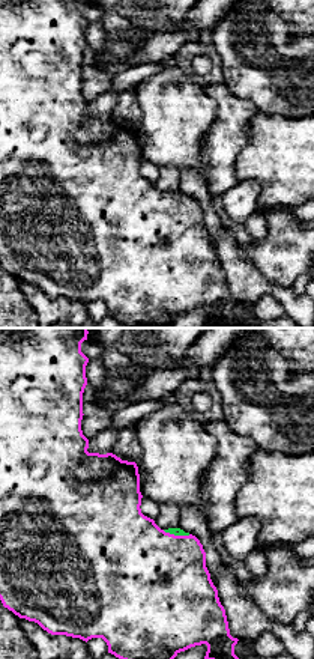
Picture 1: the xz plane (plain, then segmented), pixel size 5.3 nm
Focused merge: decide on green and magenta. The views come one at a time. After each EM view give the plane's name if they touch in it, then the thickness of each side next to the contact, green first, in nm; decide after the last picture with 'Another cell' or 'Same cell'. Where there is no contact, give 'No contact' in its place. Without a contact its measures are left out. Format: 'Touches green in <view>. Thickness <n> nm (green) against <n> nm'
Touches green in xz. Thickness 50 nm (green) against 500 nm

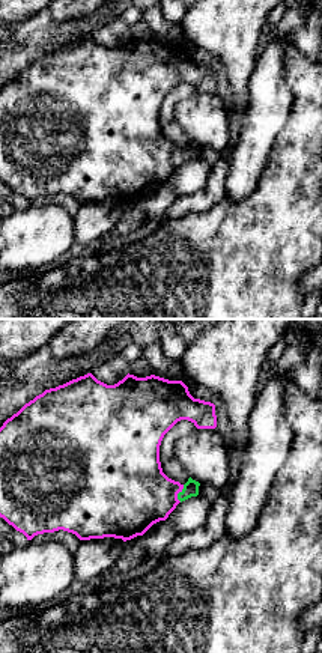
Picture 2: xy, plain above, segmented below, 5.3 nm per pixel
Touches green in xy. Thickness 80 nm (green) against 400 nm

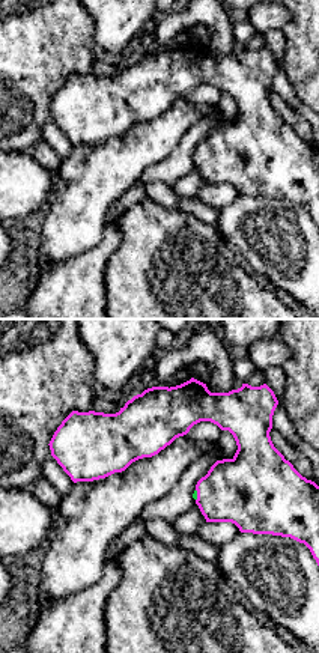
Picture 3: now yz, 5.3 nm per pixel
Touches green in yz. Thickness 30 nm (green) against 360 nm

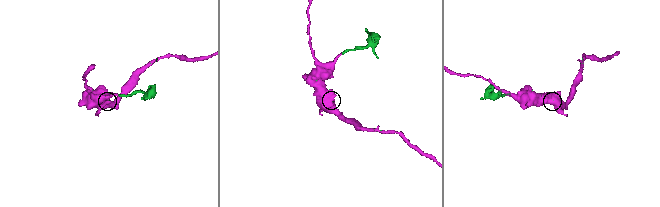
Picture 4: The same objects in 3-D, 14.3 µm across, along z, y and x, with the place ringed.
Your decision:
Same cell

